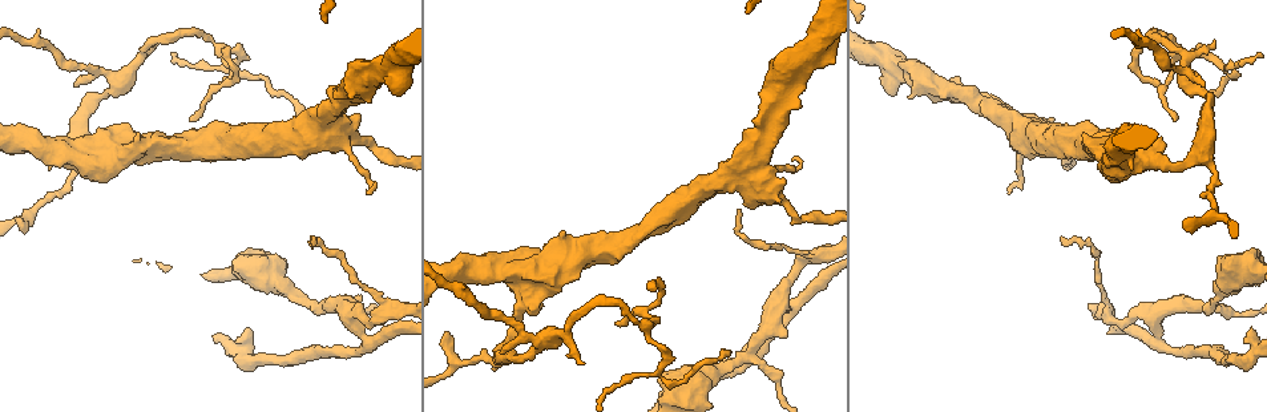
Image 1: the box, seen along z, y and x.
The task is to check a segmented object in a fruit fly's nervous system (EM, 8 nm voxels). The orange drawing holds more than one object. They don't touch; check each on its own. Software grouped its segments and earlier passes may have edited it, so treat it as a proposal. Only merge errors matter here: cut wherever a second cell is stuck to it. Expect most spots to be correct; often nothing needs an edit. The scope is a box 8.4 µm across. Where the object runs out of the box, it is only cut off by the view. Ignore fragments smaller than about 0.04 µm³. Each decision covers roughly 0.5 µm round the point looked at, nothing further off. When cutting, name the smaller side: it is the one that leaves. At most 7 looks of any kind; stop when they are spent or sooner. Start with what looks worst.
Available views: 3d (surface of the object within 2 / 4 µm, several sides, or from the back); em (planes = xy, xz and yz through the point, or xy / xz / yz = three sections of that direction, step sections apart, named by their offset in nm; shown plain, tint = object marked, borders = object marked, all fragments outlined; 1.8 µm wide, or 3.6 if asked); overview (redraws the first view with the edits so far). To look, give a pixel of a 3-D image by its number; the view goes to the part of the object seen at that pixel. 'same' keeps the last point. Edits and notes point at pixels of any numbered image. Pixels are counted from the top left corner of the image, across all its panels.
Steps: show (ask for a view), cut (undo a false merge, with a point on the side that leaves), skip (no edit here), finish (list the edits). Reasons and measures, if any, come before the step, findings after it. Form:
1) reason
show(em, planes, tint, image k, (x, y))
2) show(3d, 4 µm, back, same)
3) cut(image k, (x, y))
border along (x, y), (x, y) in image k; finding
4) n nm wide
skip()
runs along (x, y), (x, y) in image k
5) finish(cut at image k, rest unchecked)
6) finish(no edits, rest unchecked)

arms part here
show(em, planes, tint, image 1, (746, 355))

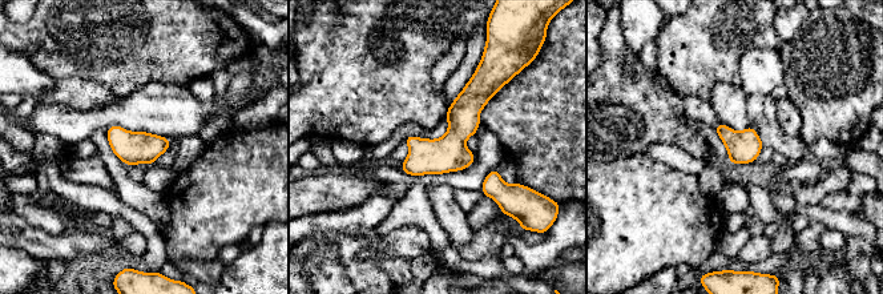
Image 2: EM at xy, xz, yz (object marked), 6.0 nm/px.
skip()
continuous, no second cell

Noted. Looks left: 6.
show(3d, 4 µm, back, image 1, (529, 279))

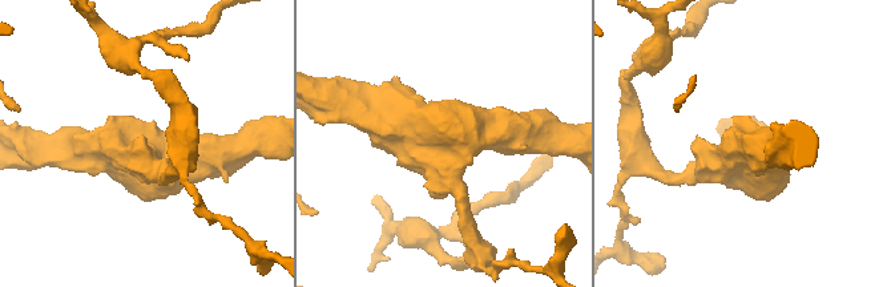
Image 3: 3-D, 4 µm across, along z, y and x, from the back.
now the EM
show(em, 3.6 µm, planes, tint, image 3, (146, 158))

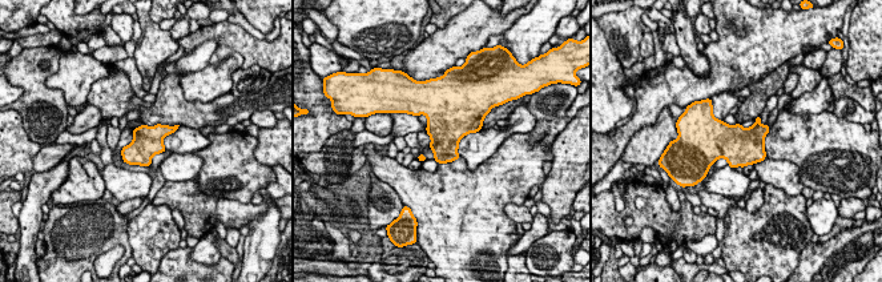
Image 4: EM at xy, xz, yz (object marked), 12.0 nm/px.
skip()
one cell here

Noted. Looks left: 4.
show(3d, 4 µm, image 1, (390, 63))

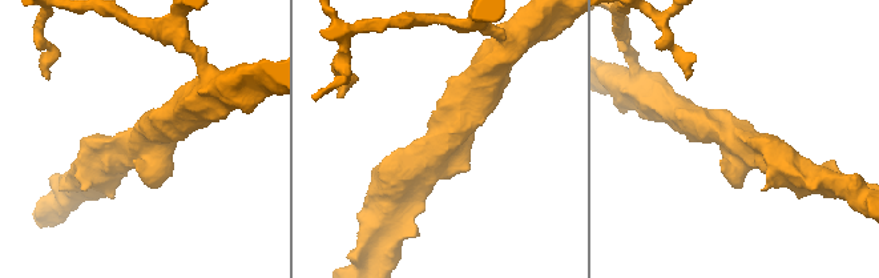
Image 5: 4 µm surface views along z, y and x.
show(em, yz, step 4, tint, image 5, (446, 138))

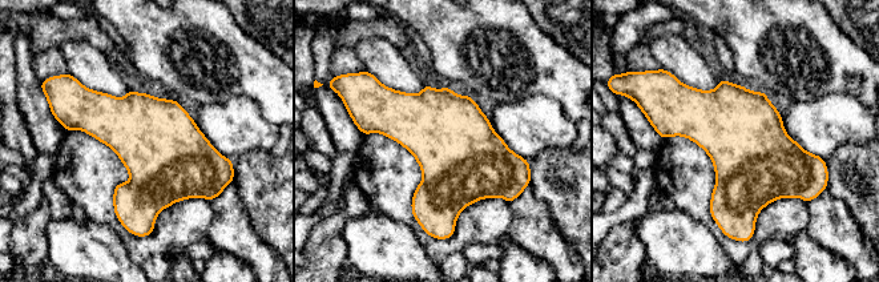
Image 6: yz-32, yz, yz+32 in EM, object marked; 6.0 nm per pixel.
show(em, planes, borders, same)

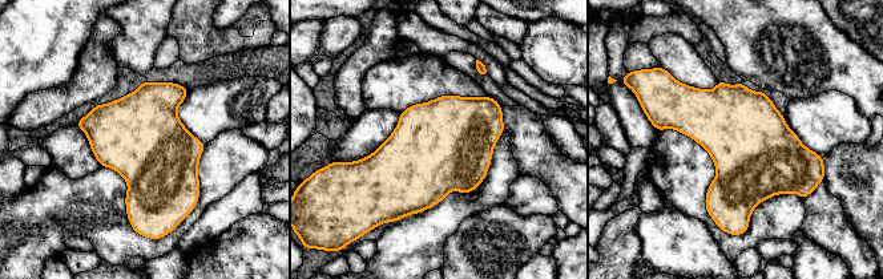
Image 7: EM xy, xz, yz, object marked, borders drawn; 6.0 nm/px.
skip()
continuous, no second cell

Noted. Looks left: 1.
finish(no edits, rest unchecked)

